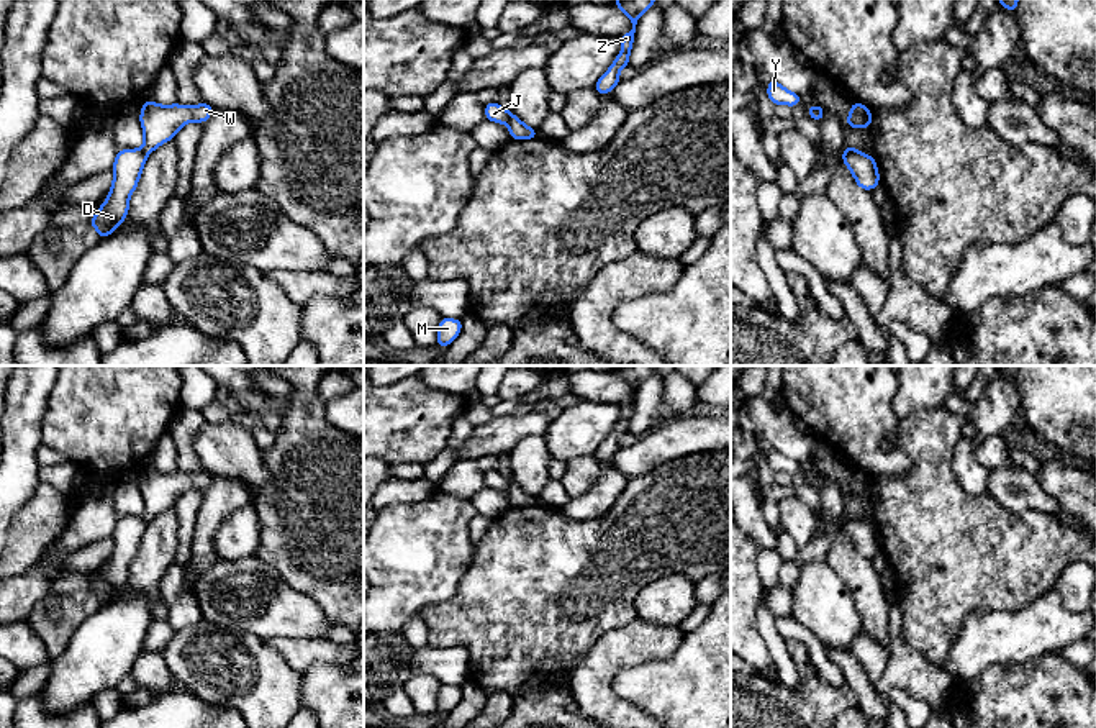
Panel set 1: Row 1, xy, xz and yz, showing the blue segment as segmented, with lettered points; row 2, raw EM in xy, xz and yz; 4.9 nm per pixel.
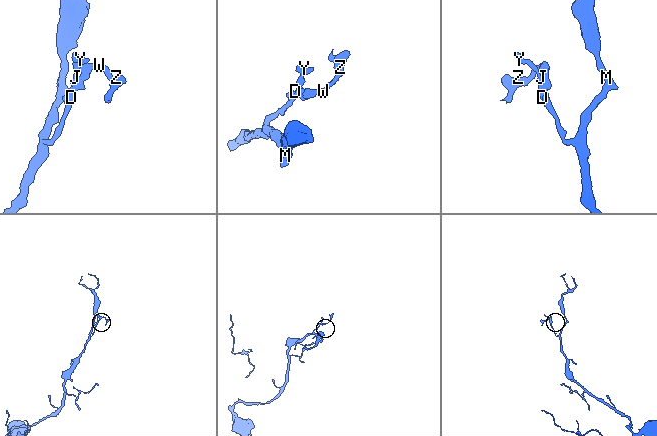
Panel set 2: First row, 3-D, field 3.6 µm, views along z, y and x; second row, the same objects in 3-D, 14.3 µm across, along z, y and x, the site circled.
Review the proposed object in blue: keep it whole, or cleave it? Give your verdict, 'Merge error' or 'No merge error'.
Merge error

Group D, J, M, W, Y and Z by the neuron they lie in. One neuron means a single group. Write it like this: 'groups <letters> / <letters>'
groups D J M Y / W Z

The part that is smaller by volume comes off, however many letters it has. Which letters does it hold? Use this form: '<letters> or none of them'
W, Z

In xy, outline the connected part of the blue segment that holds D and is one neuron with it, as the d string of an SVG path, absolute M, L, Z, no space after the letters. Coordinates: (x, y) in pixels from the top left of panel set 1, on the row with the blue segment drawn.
M121 149L113 162L113 184L108 198L95 212L90 225L97 230L100 239L110 236L121 226L129 208L129 197L138 187L146 154L141 149Z

